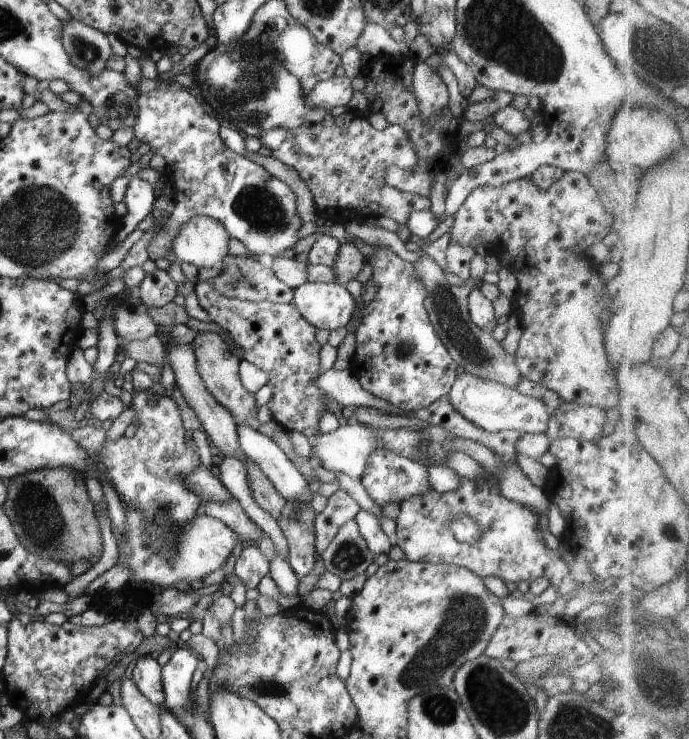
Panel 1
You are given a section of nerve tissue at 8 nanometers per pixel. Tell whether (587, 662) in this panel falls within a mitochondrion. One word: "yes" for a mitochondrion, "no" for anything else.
no

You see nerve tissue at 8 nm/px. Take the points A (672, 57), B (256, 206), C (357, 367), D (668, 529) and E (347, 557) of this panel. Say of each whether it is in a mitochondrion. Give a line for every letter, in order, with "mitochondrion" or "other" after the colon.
A: mitochondrion
B: mitochondrion
C: other
D: mitochondrion
E: mitochondrion

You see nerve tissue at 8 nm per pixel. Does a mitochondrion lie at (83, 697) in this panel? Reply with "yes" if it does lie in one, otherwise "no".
no

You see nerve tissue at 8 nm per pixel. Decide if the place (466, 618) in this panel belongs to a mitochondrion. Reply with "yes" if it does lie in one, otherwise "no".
yes

